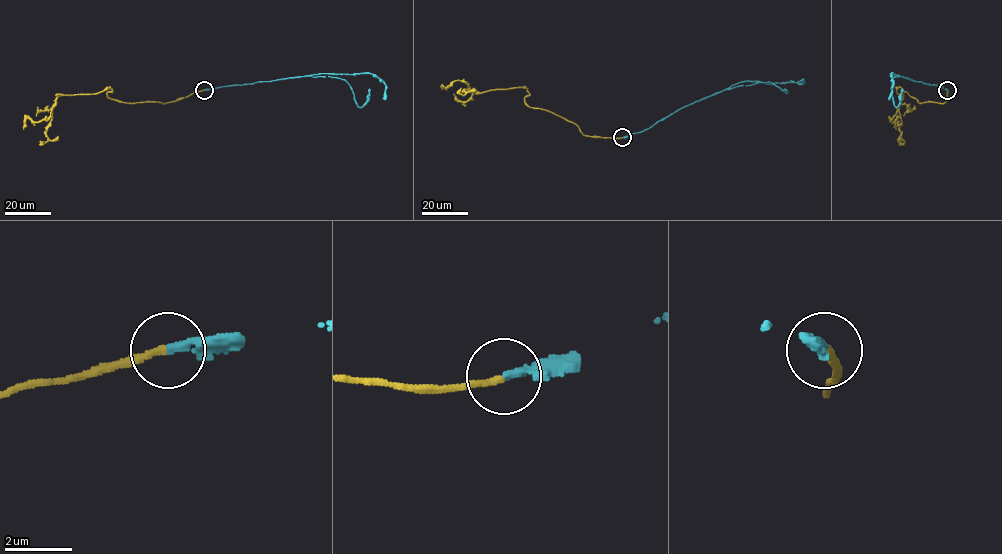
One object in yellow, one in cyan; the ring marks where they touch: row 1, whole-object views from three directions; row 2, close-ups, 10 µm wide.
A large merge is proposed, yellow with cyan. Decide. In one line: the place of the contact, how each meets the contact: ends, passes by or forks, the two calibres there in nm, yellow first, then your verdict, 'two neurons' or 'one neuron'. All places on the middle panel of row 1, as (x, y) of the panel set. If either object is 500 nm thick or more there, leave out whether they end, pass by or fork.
place (622, 137); yellow ends; cyan ends; calibres 200 and 240 nm; one neuron

